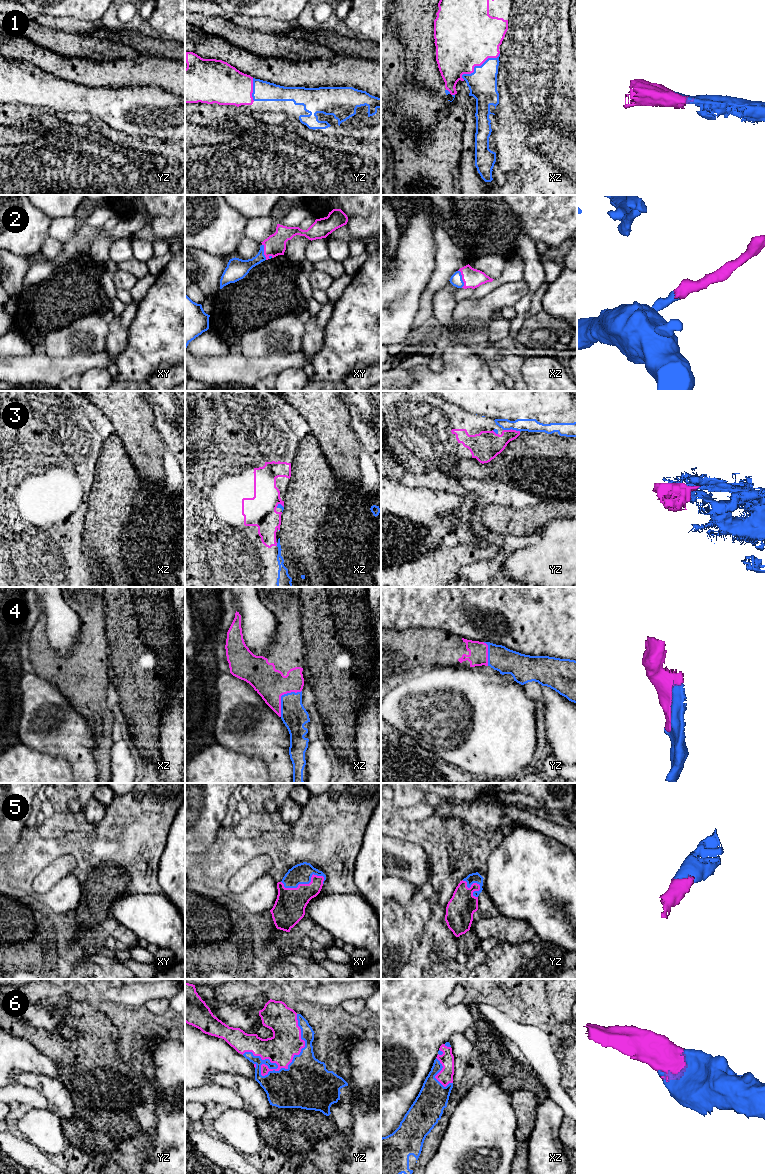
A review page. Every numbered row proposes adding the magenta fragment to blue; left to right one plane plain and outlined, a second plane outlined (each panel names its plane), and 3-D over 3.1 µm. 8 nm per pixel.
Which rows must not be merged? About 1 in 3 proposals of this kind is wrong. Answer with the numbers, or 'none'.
3

